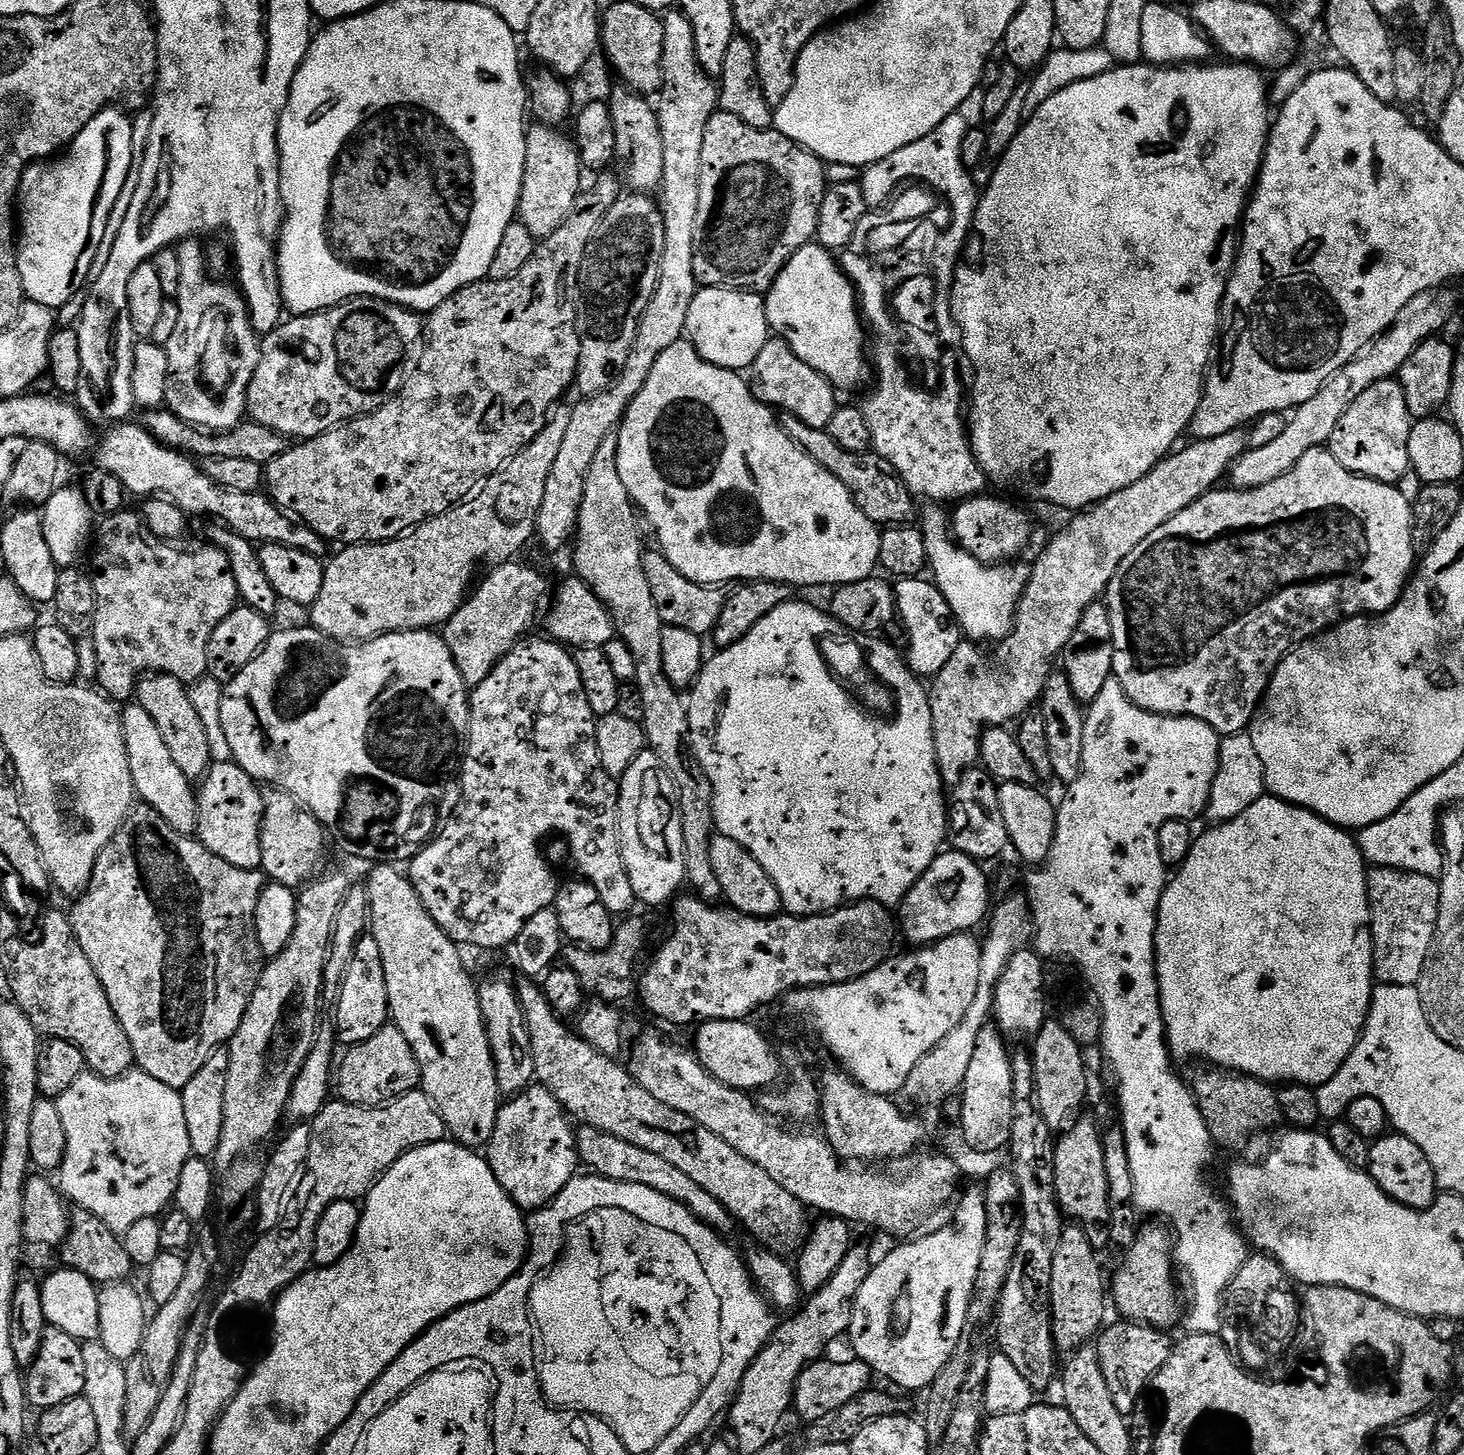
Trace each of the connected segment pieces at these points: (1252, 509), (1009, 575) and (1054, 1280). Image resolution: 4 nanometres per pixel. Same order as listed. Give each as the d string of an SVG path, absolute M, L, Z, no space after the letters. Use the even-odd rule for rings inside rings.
M1327 447L1310 450L1290 471L1282 474L1280 478L1274 478L1274 482L1266 482L1266 486L1224 487L1207 492L1205 496L1198 498L1198 502L1186 506L1182 514L1174 514L1170 522L1158 526L1158 530L1154 530L1154 534L1143 540L1126 557L1126 562L1118 566L1118 574L1114 574L1106 593L1110 626L1114 626L1112 674L1122 686L1122 690L1139 708L1163 716L1193 716L1206 722L1219 732L1221 737L1236 736L1240 732L1249 731L1252 718L1268 691L1268 683L1272 680L1276 667L1296 645L1312 639L1313 636L1319 636L1321 632L1336 627L1352 616L1367 617L1369 614L1391 610L1403 596L1418 556L1412 549L1412 504L1402 498L1399 487L1346 470L1346 466L1342 466L1342 462L1338 462L1338 458L1334 458L1334 454Z
M928 506L922 512L922 531L931 579L946 598L955 623L969 641L1004 640L1012 633L1012 624L1016 621L1016 607L1028 585L1029 565L1016 564L1020 562L983 564L974 558L974 554L957 545L950 527L949 513L944 513L940 508L943 507Z
M1065 1227L1062 1242L1058 1242L1058 1251L1054 1253L1054 1266L1050 1270L1052 1329L1056 1350L1060 1354L1071 1354L1085 1347L1105 1323L1106 1276L1104 1280L1104 1272L1100 1269L1101 1257L1083 1227L1073 1227Z

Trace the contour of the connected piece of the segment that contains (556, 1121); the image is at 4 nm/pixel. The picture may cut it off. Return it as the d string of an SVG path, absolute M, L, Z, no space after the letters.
M531 1086L505 1099L494 1122L494 1134L486 1146L486 1159L494 1170L494 1178L506 1190L506 1194L521 1210L544 1208L560 1193L578 1172L576 1133L573 1121L564 1107L550 1094L550 1090Z

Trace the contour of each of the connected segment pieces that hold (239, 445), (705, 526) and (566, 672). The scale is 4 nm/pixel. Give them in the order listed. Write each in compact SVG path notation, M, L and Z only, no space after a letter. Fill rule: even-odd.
M152 410L145 416L148 417L143 417L142 423L157 442L193 458L211 458L214 456L218 458L250 458L250 462L258 462L262 466L267 466L290 446L285 436L270 430L270 426L262 426L255 422L241 422L237 428L217 434L197 428L196 425L167 410Z
M682 338L670 350L662 350L662 358L654 362L654 370L650 370L650 378L646 378L646 386L638 390L638 398L629 406L628 412L620 421L618 435L618 474L622 474L622 483L630 494L632 503L641 513L648 515L656 536L660 539L659 551L686 578L699 584L728 586L731 580L747 582L750 580L773 580L804 588L816 588L819 584L839 586L850 582L862 582L867 576L877 571L880 562L881 529L866 518L852 492L830 470L826 470L801 444L795 444L788 437L787 430L778 419L777 413L758 399L757 393L748 389L740 372L731 372L729 368L719 368L706 362L694 350L694 346Z
M525 638L514 645L498 662L498 666L488 675L486 682L482 682L470 692L468 705L468 739L464 745L464 759L458 773L460 780L460 796L464 801L456 808L456 813L448 820L444 829L437 831L432 839L412 857L410 861L410 879L414 890L418 890L418 898L422 898L422 906L442 926L442 930L455 940L457 945L473 944L476 948L504 948L507 949L522 934L522 926L538 914L538 910L553 907L558 891L558 879L552 873L553 865L546 859L546 852L542 845L555 834L563 838L568 845L568 855L571 863L576 863L576 868L581 877L598 890L606 910L613 914L628 914L637 907L638 901L634 894L634 886L630 886L630 878L622 862L620 849L620 826L618 813L620 810L620 790L617 781L602 766L602 758L598 758L598 742L596 741L596 722L598 717L590 710L590 702L586 702L586 690L582 690L582 677L578 674L576 657L565 645L551 639L532 640Z

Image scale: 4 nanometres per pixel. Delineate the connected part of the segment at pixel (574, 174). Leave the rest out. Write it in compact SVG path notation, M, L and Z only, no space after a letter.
M537 122L526 132L526 166L518 220L526 226L526 230L530 230L530 234L536 236L537 241L554 234L554 230L558 230L558 226L562 226L562 222L566 222L566 218L577 211L576 200L582 191L580 151L576 149L573 137L563 136L562 133L559 127L548 127Z

